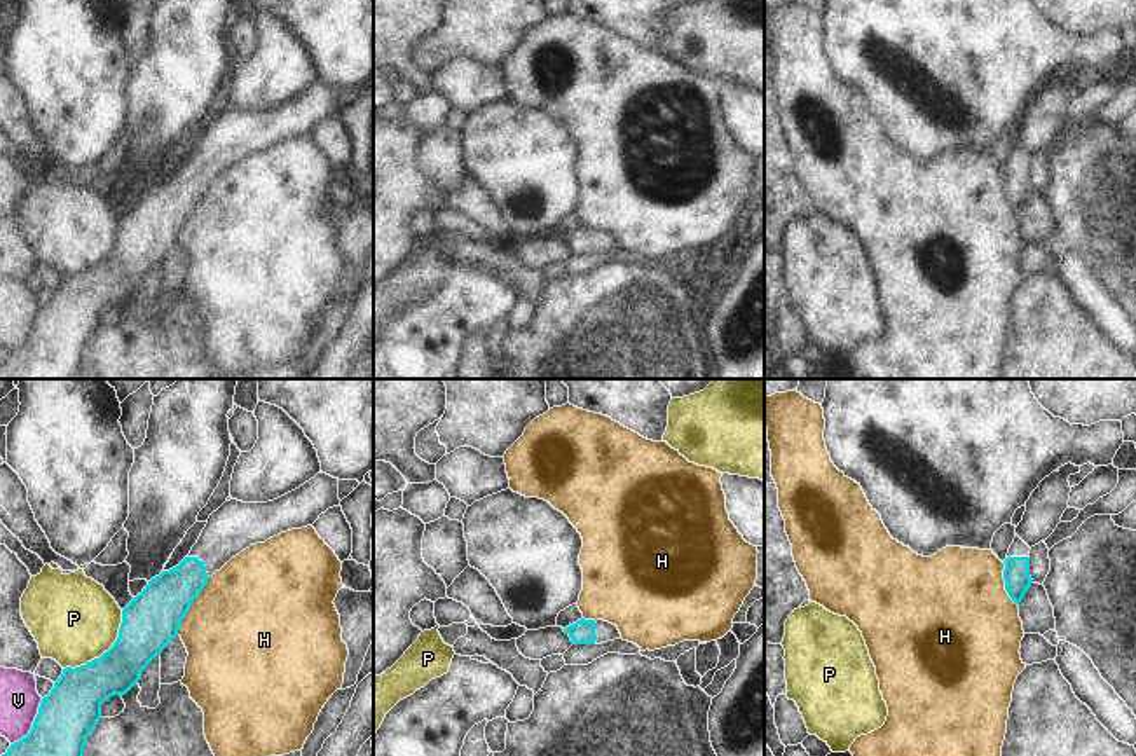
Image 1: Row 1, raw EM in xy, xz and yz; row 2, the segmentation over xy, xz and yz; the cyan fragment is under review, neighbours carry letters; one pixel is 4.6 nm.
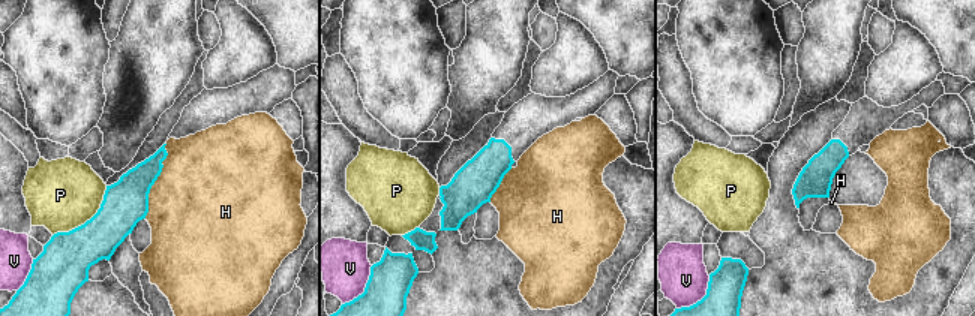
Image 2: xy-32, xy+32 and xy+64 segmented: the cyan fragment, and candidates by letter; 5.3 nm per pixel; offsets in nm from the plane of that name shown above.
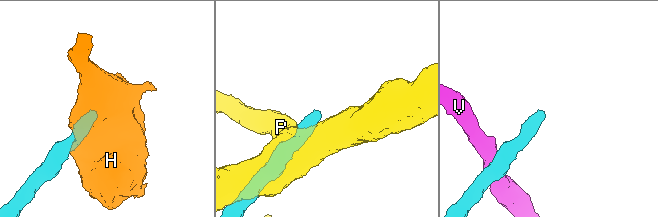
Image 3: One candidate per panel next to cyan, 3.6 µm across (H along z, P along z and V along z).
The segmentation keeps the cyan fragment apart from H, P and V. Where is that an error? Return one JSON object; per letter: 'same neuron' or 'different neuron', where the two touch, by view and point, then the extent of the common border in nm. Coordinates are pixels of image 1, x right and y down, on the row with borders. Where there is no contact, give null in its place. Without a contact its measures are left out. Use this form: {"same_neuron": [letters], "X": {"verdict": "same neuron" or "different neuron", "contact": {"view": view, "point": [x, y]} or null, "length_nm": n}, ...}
{"same_neuron": [], "H": {"verdict": "different neuron", "contact": {"view": "xy", "point": [191, 604]}, "length_nm": 300}, "P": {"verdict": "different neuron", "contact": {"view": "xy", "point": [105, 652]}, "length_nm": 400}, "V": {"verdict": "different neuron", "contact": {"view": "xy", "point": [34, 725]}, "length_nm": 260}}

